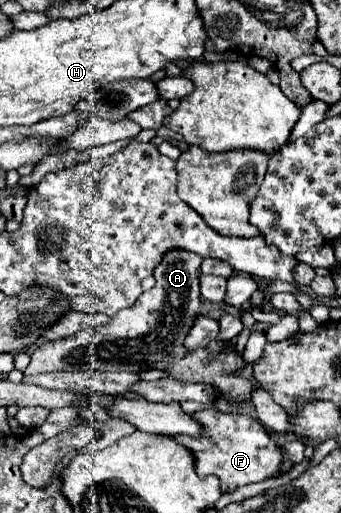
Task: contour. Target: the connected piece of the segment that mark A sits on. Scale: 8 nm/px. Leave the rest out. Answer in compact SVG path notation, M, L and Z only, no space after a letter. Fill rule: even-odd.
M173 248L165 252L161 264L153 270L153 276L157 280L155 288L149 292L143 292L139 302L135 302L133 308L119 310L115 318L109 320L109 324L103 330L83 330L75 334L73 338L65 338L59 342L45 342L41 344L33 356L31 364L27 366L25 374L43 374L43 372L57 372L57 370L69 370L69 372L79 372L79 370L103 370L103 372L143 372L151 368L165 370L169 364L179 362L185 358L187 348L185 348L185 338L189 330L193 328L193 322L199 314L201 308L201 292L199 292L199 276L201 276L201 266L203 258L199 254Z

